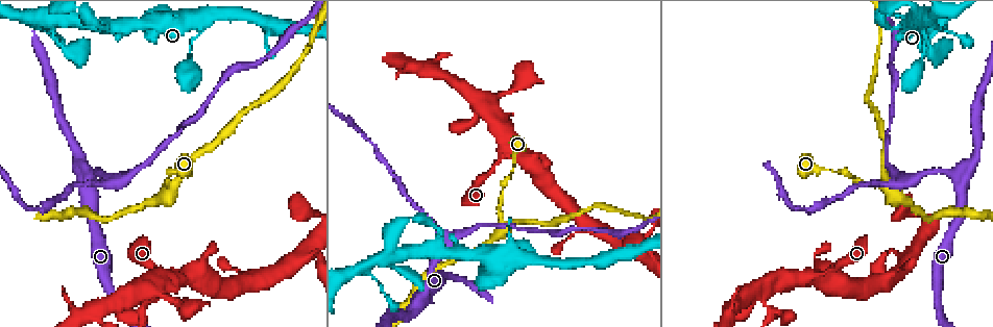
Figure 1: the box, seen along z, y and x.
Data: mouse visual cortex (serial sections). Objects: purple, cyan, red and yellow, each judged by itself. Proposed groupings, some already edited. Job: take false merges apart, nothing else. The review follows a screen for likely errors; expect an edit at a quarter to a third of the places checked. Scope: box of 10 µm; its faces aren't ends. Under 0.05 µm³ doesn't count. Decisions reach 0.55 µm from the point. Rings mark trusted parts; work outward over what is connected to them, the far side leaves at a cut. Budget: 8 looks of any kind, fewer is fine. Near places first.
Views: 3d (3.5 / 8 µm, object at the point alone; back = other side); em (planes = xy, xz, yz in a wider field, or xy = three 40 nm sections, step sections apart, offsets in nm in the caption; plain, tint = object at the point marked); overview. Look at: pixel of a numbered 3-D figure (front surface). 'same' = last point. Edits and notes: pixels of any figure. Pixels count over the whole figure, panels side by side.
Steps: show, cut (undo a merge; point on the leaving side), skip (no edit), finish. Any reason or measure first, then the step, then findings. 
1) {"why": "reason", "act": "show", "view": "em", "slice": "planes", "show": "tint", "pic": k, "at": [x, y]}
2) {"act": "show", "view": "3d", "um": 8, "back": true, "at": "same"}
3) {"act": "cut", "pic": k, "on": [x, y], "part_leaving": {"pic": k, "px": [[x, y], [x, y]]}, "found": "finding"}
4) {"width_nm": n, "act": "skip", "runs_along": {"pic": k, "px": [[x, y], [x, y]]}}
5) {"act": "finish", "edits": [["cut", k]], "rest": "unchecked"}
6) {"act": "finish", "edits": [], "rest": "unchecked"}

{"why": "arms part here", "act": "show", "view": "3d", "um": 8, "pic": 1, "at": [170, 184]}

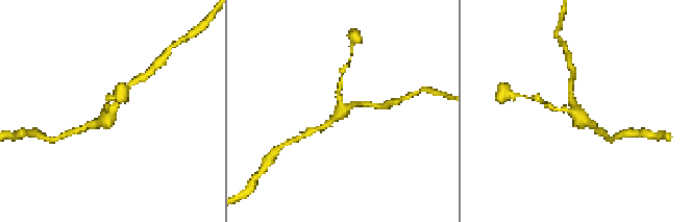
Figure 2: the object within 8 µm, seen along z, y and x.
{"arms": 3, "arm_widths_nm": [150, 200, 250], "why": "now the EM", "act": "show", "view": "em", "slice": "xy", "step": 5, "show": "tint", "at": "same"}

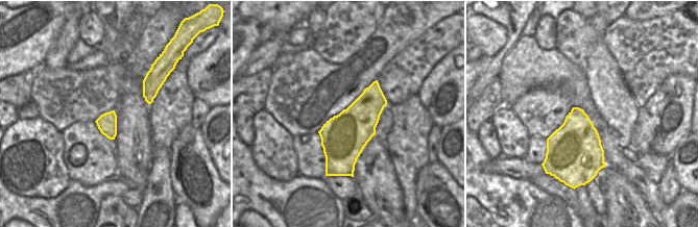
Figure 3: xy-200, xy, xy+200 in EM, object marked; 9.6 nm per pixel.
{"act": "skip", "runs_along": {"pic": 2, "px": [[545, 103], [573, 110], [592, 124]]}, "found": "one cell here"}

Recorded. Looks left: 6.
{"why": "small branch off a trunk", "act": "show", "view": "3d", "um": 3.5, "pic": 1, "at": [910, 256]}

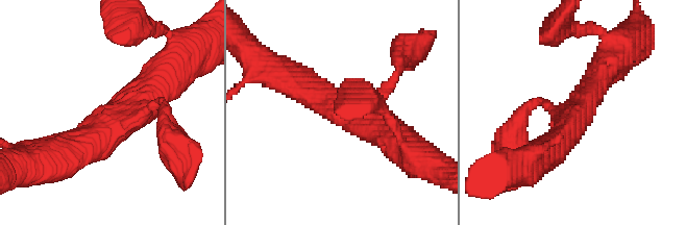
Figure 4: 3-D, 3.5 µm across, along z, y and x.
{"arms": 3, "arm_widths_nm": [150, 450, 450], "why": "need the tissue", "act": "show", "view": "em", "slice": "xy", "step": 5, "show": "tint", "pic": 4, "at": [123, 118]}

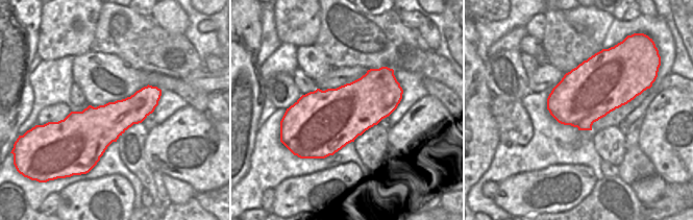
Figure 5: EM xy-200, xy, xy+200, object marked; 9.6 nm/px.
{"act": "skip", "runs_along": {"pic": 4, "px": [[70, 155], [112, 130], [169, 66]]}, "found": "continuous, no second cell"}

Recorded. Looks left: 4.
{"why": "small branch off a trunk", "act": "show", "view": "3d", "um": 8, "pic": 1, "at": [385, 260]}

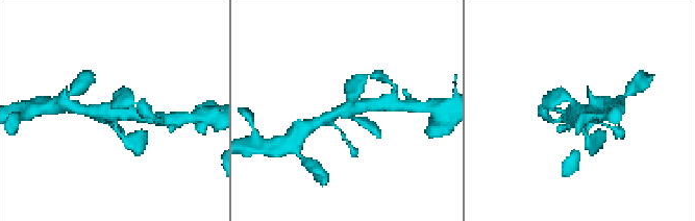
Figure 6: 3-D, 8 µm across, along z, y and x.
{"arms": 4, "arm_widths_nm": [150, 250, 350, 400], "why": "shape alone is not enough", "act": "show", "view": "em", "slice": "planes", "show": "tint", "at": "same"}

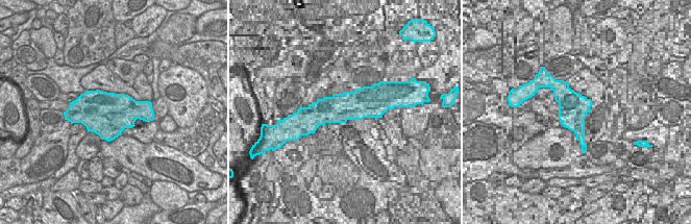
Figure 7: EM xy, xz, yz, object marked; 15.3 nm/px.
{"act": "skip", "runs_along": {"pic": 6, "px": [[571, 114], [577, 112], [590, 139]]}, "found": "one cell here"}

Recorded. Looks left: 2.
{"act": "finish", "edits": [], "rest": "unchecked"}

